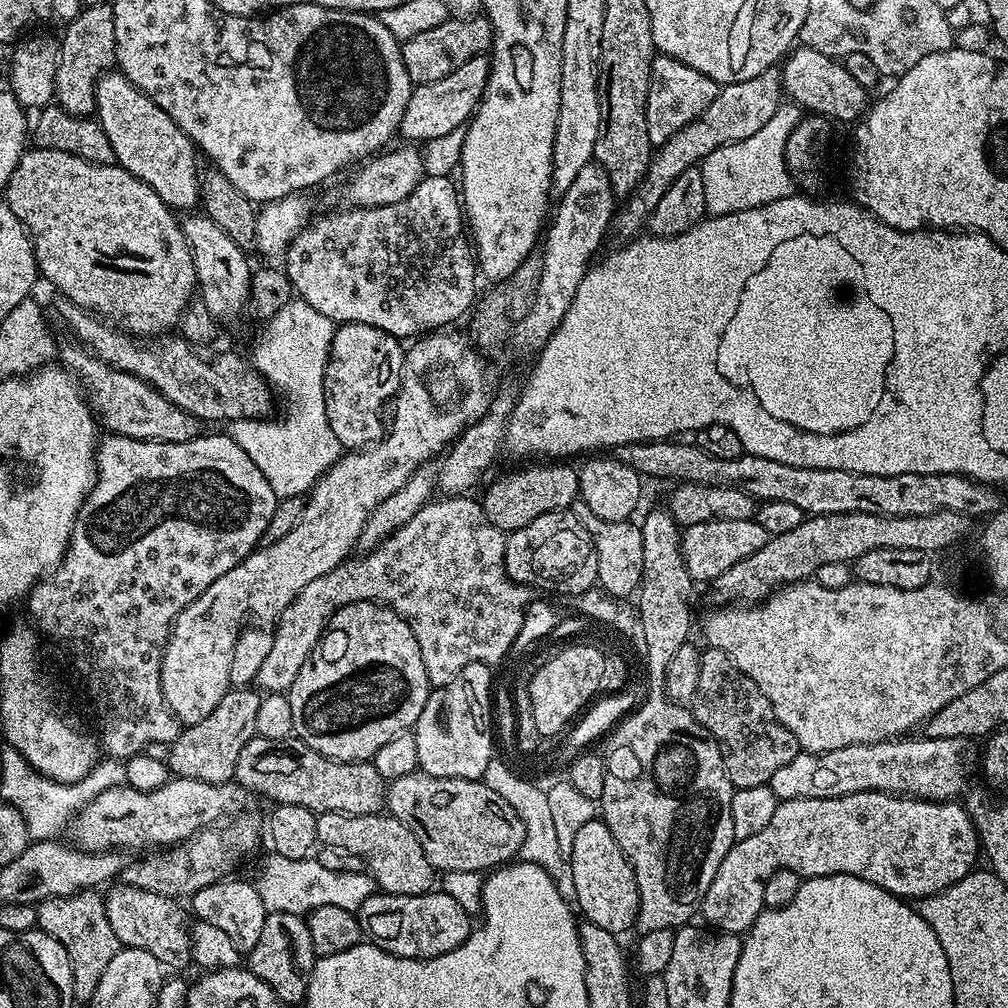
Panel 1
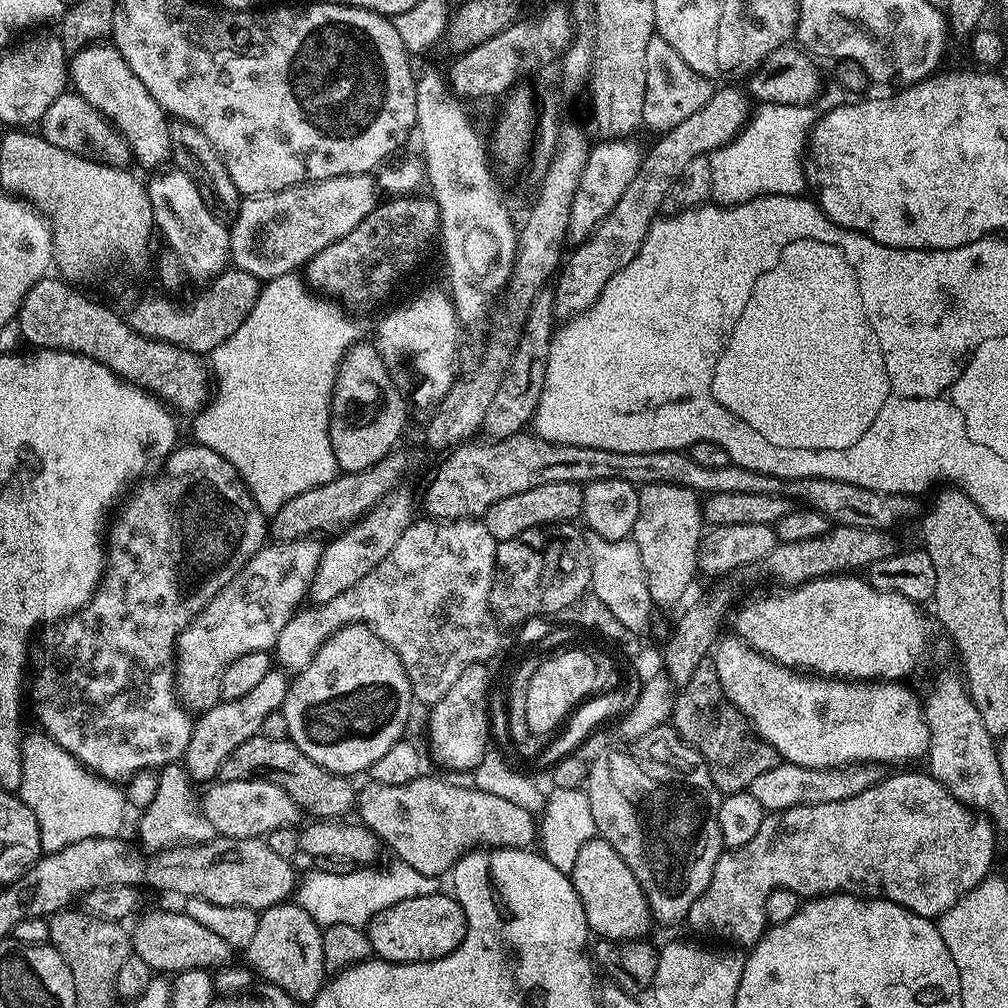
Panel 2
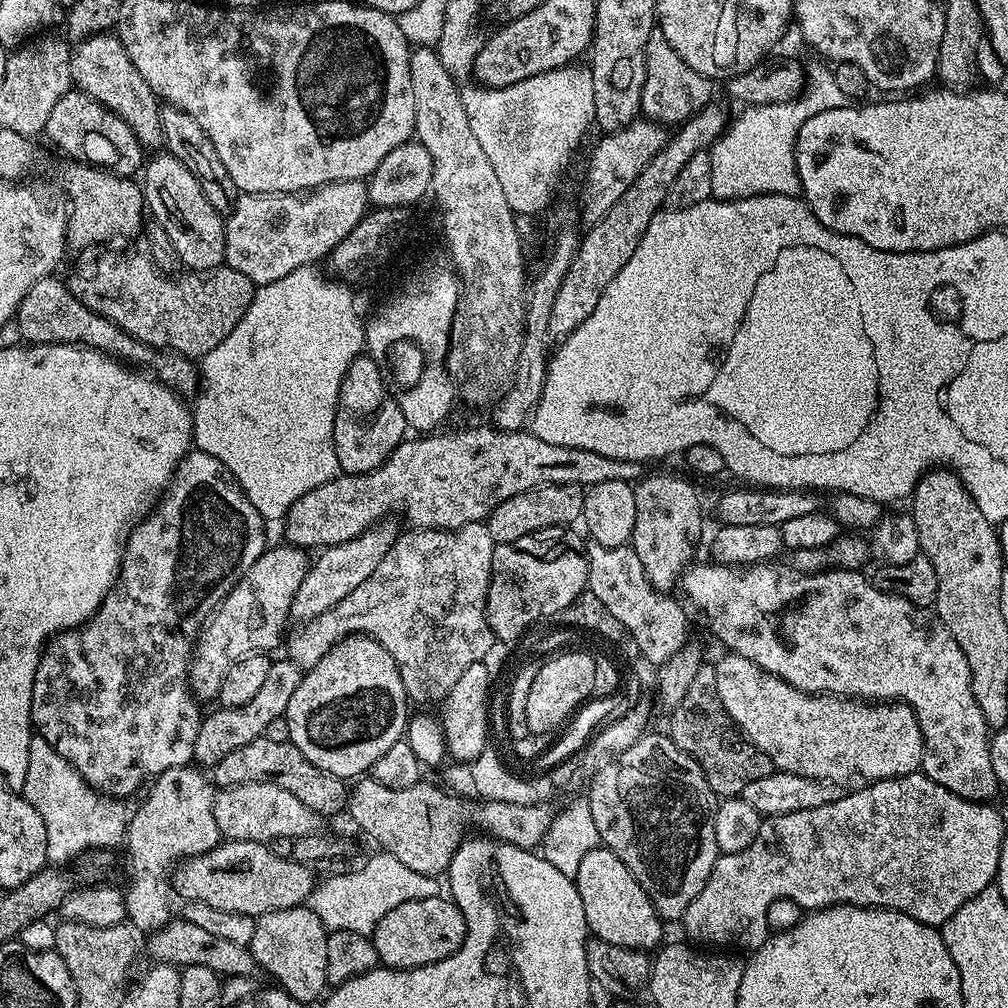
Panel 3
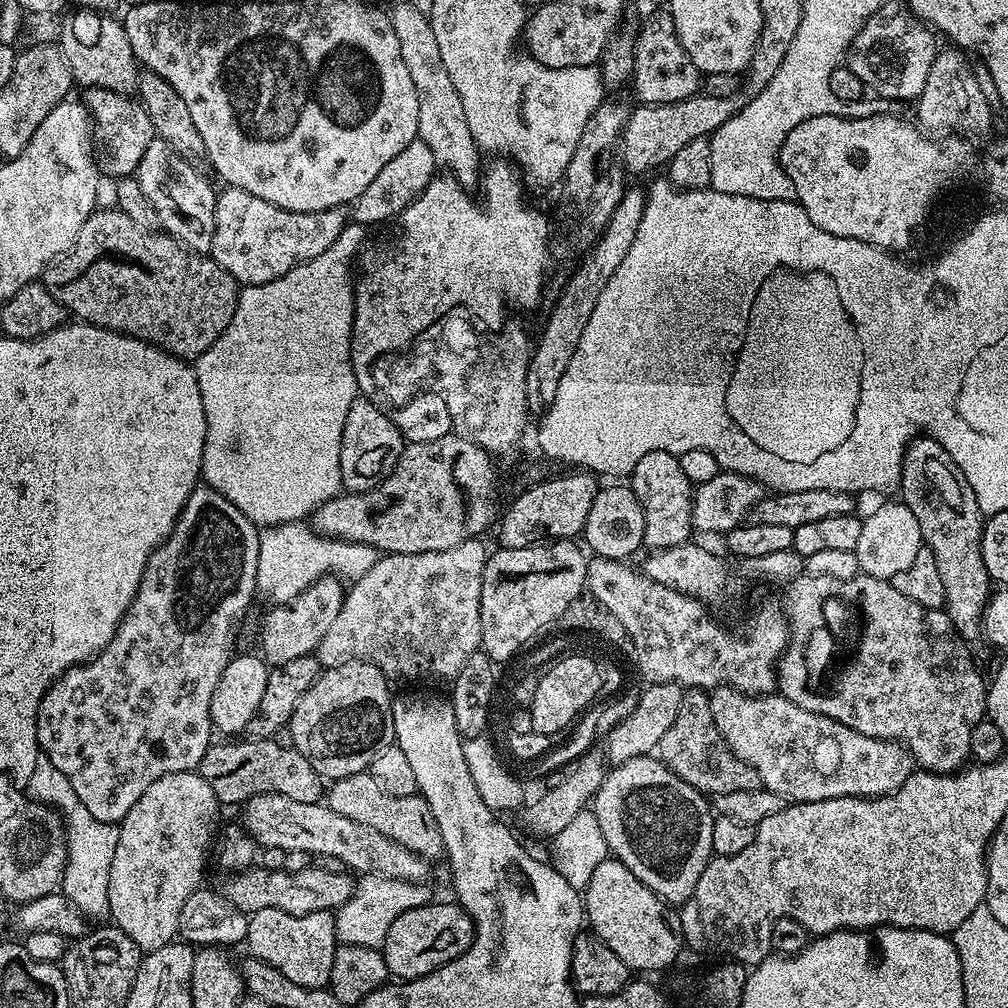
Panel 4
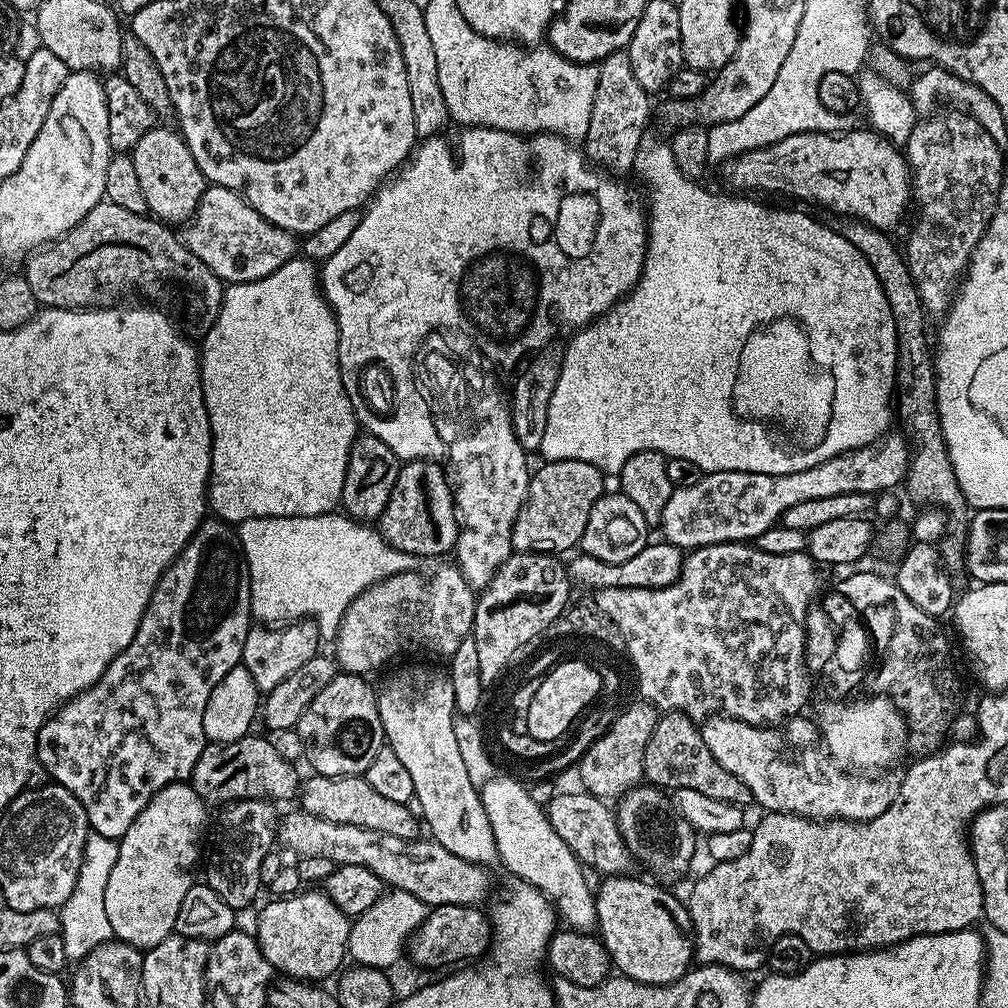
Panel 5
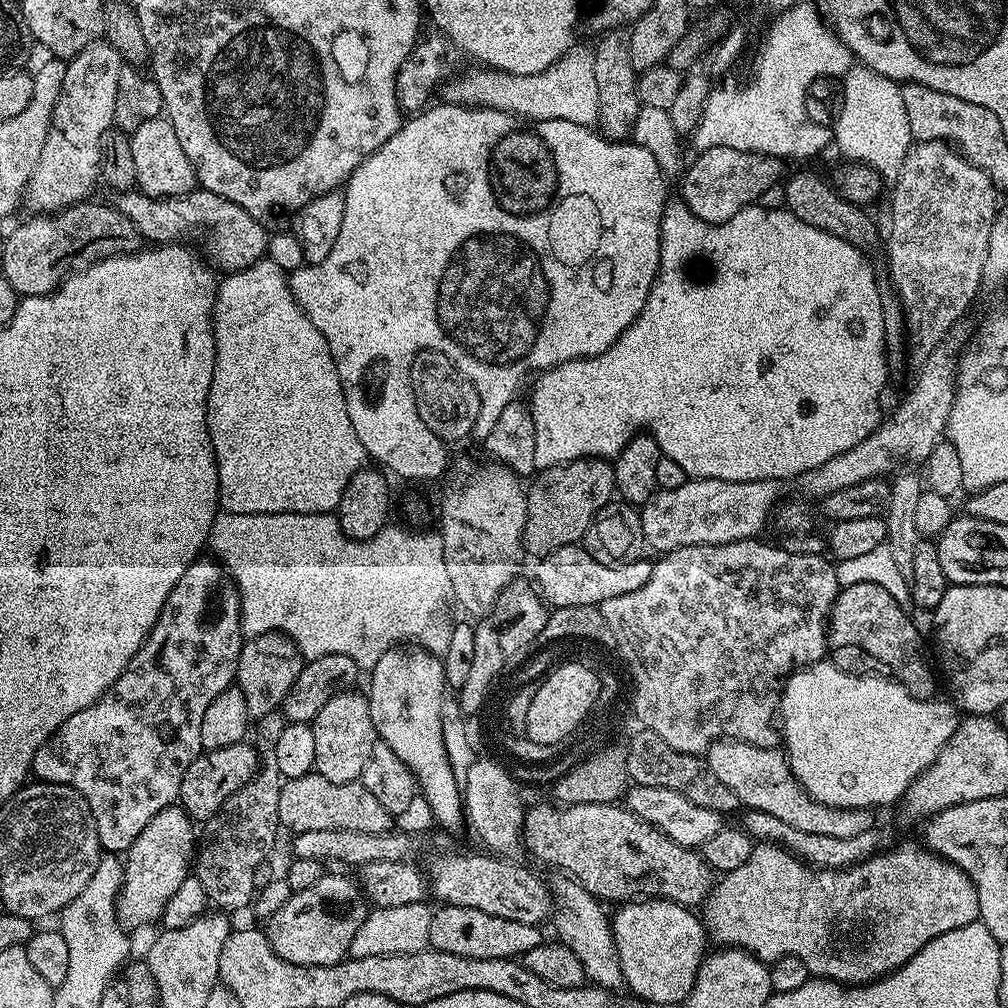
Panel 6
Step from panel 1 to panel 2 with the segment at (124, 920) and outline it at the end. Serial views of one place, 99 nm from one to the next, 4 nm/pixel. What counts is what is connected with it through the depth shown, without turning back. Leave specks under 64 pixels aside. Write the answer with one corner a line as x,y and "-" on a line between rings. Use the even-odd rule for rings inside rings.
183,910
146,913
137,922
136,929
134,927
131,929
130,939
135,956
142,958
156,974
175,974
195,968
212,970
229,961
228,944
222,942
218,934
206,930
206,926
194,922
194,918
187,916

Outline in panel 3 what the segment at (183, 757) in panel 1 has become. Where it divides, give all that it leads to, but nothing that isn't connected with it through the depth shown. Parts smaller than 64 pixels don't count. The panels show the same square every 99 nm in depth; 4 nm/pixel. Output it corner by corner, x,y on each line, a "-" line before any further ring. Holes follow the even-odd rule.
283,659
272,660
270,674
266,674
265,680
262,681
262,690
258,690
258,694
254,694
254,698
250,698
246,706
217,707
216,712
210,713
209,716
207,713
201,719
198,726
198,738
194,738
194,760
197,765
211,770
218,762
222,762
222,758
226,758
226,754
231,754
233,750
238,750
241,746
261,739
266,726
287,713
290,697
294,695
294,690
298,690
302,669
292,659

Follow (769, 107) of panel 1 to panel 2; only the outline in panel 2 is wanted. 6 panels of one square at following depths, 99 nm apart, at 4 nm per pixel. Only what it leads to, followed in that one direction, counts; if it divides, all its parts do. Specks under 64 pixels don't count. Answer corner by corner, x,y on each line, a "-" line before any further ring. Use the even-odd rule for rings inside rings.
717,87
702,110
690,114
686,122
678,122
678,126
657,139
660,141
649,152
647,149
643,153
638,174
634,174
630,186
626,186
622,198
618,198
618,206
614,206
612,213
593,230
588,240
571,249
572,257
570,252
563,261
554,280
557,317
571,318
585,312
598,298
598,294
602,294
606,282
610,282
610,278
614,278
622,266
634,262
638,250
642,250
642,242
646,242
646,234
650,234
650,226
661,215
660,207
666,194
682,170
686,170
690,158
717,152
735,136
739,136
750,119
748,100
750,96
747,91

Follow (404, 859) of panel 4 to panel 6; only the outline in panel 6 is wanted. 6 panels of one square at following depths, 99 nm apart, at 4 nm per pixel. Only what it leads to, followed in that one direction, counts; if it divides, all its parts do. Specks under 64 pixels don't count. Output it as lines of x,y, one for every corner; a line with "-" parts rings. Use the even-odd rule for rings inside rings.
440,854
436,861
429,868
426,868
426,875
430,881
430,892
433,897
437,896
440,902
444,904
453,904
454,906
470,906
474,910
486,910
486,914
494,914
498,918
506,918
510,922
526,922
527,924
543,925
543,920
553,915
554,912
554,897
547,883
543,884
534,873
528,868
523,868
520,864
515,864
514,861
508,860
512,858
501,858
496,854
483,854
484,856
444,856
448,854

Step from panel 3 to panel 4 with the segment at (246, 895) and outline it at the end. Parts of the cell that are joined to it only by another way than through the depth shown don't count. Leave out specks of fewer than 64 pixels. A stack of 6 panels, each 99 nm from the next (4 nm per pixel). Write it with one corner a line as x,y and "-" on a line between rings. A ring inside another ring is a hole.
253,866
233,871
225,876
228,877
224,880
222,895
238,910
249,914
271,908
286,910
286,914
295,916
315,912
332,912
341,908
351,898
352,891
357,885
357,881
347,871
333,874
331,870
322,870
315,866
293,872

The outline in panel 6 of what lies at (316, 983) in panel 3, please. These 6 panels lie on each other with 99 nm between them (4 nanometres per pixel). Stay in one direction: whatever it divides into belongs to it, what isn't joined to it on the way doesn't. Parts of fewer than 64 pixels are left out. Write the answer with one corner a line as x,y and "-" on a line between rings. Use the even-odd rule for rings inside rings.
325,874
310,890
293,892
292,897
274,915
267,917
266,935
270,946
282,958
298,966
330,966
341,963
350,953
350,942
358,926
368,916
369,901
355,879

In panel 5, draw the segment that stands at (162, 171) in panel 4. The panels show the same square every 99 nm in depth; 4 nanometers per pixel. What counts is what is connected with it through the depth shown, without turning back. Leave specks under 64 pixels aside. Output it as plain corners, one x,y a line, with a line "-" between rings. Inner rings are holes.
154,126
138,138
130,155
142,185
142,194
146,194
148,212
169,226
180,226
191,220
204,193
206,181
179,131
175,127

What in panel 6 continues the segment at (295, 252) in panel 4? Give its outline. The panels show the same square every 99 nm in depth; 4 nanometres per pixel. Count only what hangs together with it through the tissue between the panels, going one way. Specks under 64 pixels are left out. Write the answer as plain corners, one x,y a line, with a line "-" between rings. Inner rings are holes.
202,187
186,193
185,196
147,196
144,192
133,190
125,192
119,197
118,202
115,201
114,207
129,224
134,226
134,230
138,230
138,234
145,241
151,242
153,245
171,244
173,242
184,242
189,238
188,232
200,236
200,240
204,243
202,252
205,257
217,269
224,268
225,273
241,272
243,268
249,268
254,262
265,259
268,250
269,233
254,218
250,218
250,214
246,214
246,210
242,210
242,206
238,206
234,202
230,202
226,198
222,198
213,192
207,192

